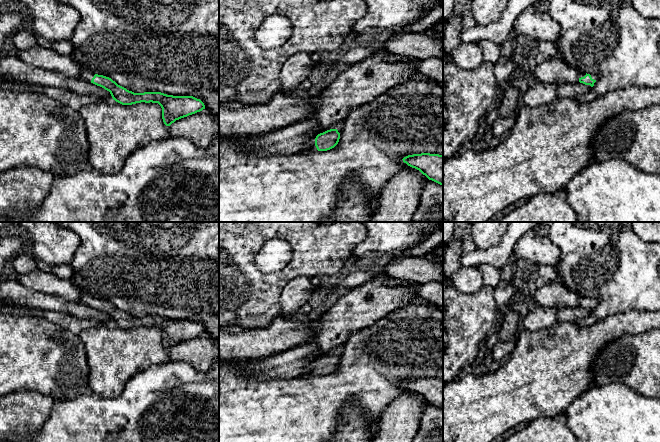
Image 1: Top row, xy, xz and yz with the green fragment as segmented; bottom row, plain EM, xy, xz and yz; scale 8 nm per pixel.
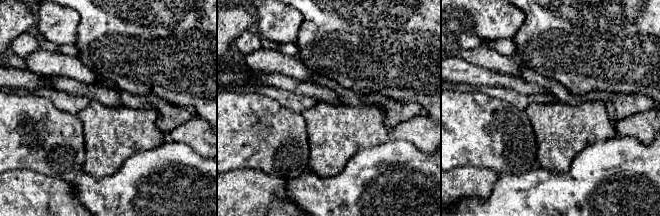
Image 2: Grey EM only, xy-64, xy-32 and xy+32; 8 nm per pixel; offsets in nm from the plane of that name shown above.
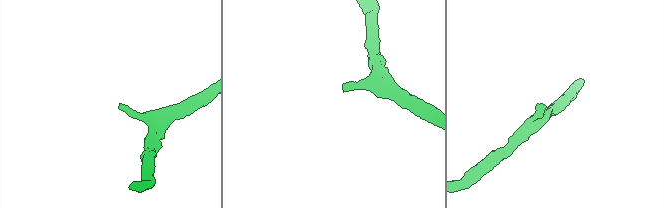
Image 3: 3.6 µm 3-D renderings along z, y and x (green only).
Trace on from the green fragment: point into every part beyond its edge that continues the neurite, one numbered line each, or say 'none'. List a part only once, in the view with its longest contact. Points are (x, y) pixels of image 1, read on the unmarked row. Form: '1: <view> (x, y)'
1: xz (312, 372)

